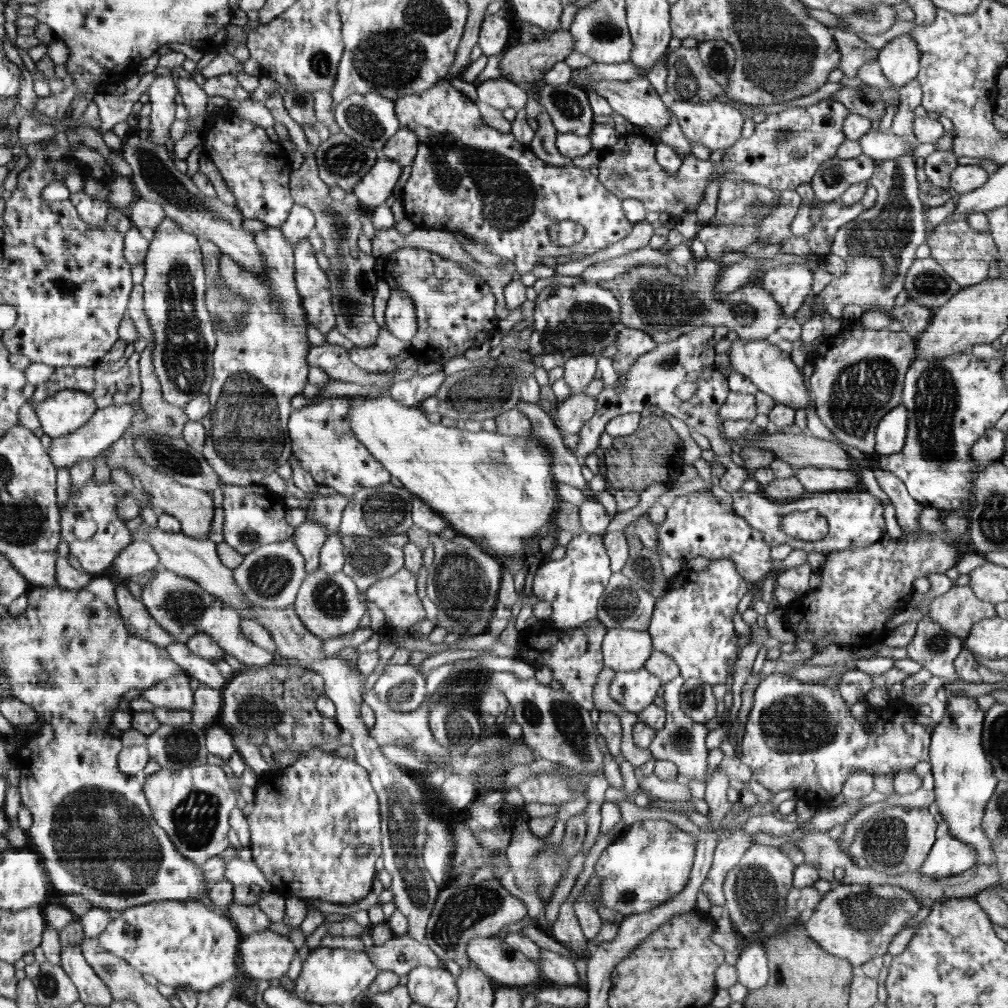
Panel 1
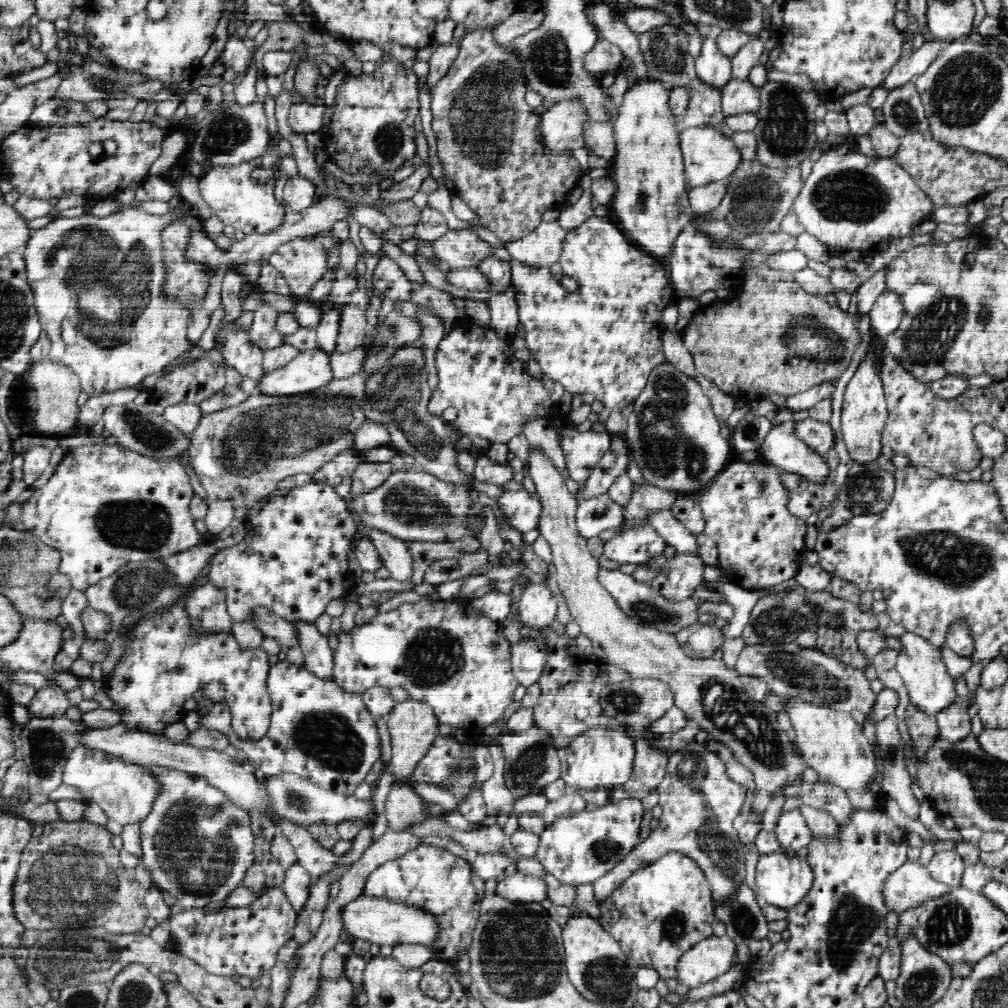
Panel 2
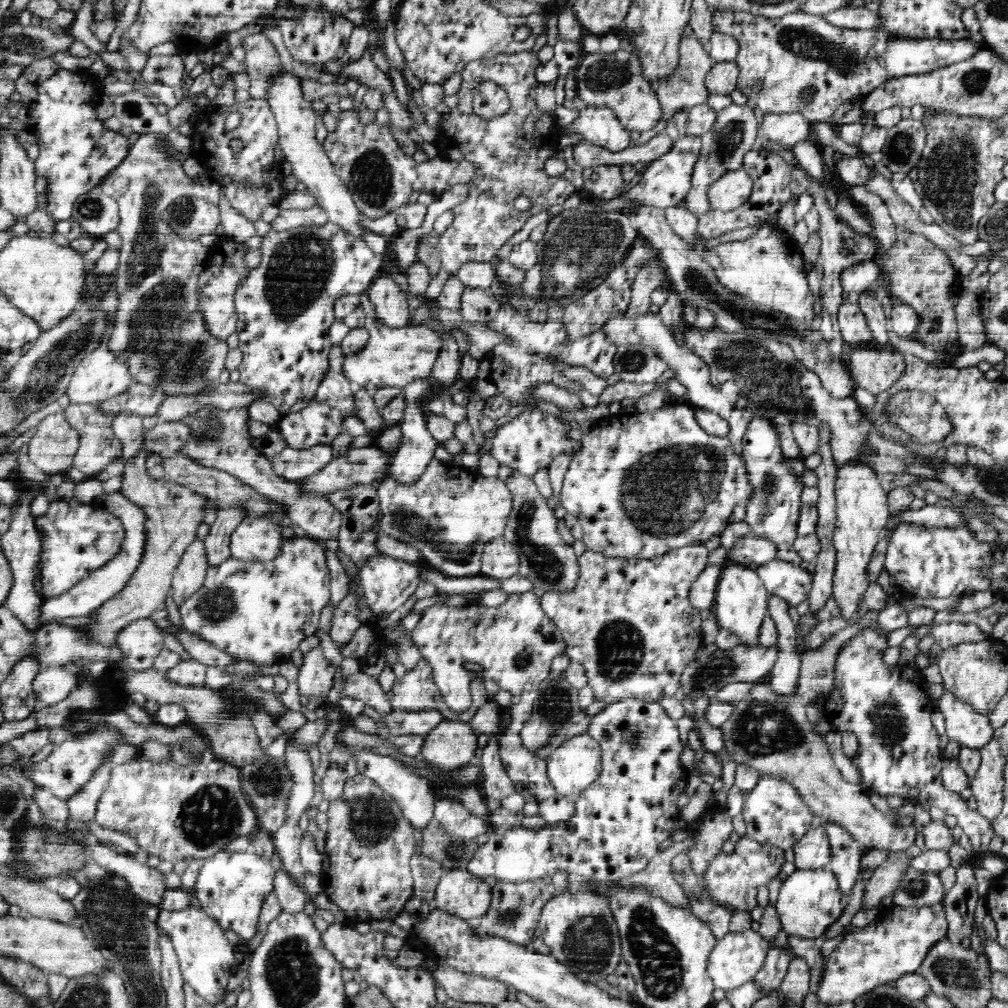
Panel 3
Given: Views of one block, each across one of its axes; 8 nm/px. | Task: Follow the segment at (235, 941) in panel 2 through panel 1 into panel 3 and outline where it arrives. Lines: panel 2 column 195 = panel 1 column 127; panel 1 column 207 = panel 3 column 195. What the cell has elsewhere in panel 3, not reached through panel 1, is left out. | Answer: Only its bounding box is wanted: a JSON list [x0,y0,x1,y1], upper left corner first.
[156,905,246,1005]

